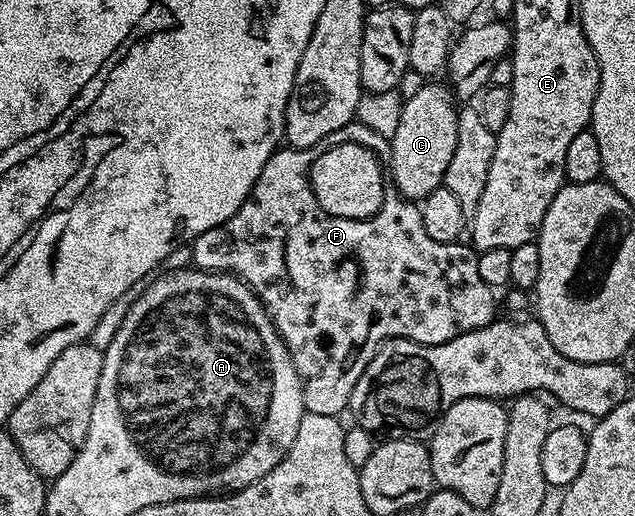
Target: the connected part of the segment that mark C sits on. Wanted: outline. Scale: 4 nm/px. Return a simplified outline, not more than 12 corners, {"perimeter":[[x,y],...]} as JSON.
{"perimeter":[[446,84],[406,98],[390,137],[391,177],[420,202],[457,151]]}

